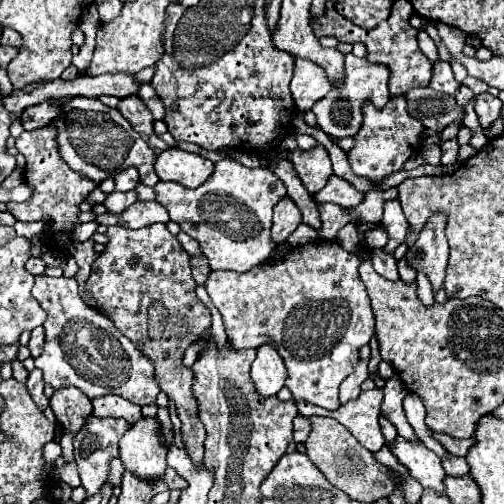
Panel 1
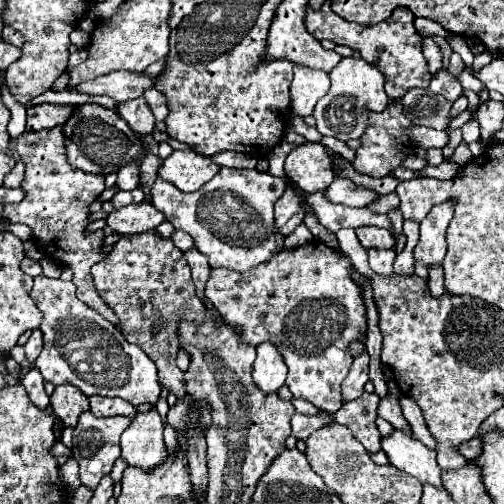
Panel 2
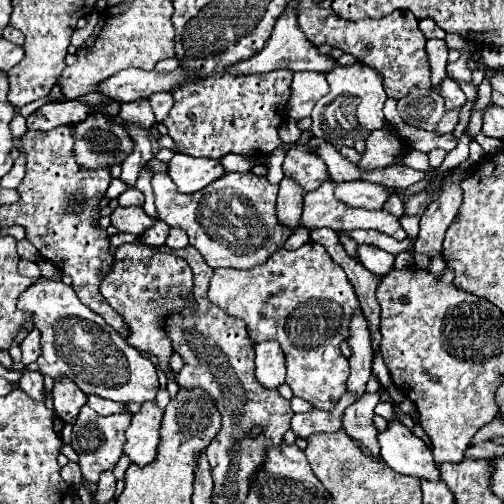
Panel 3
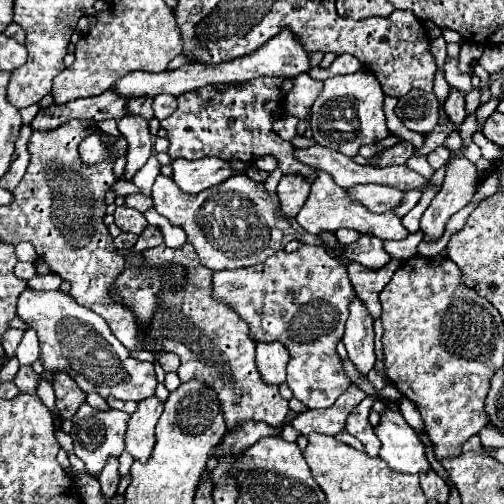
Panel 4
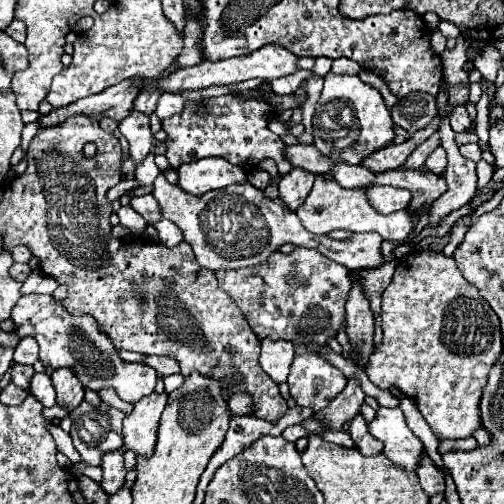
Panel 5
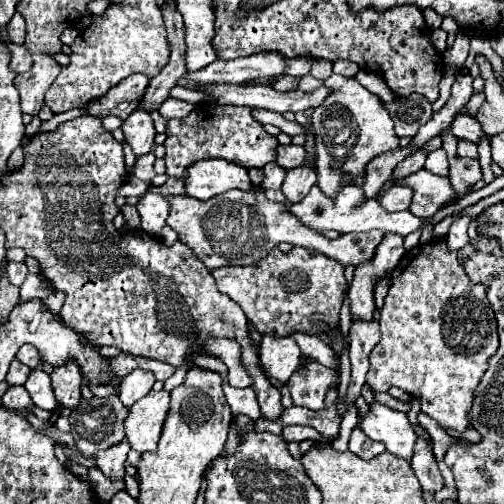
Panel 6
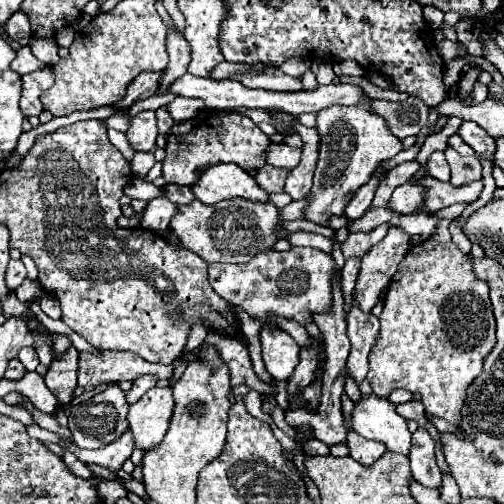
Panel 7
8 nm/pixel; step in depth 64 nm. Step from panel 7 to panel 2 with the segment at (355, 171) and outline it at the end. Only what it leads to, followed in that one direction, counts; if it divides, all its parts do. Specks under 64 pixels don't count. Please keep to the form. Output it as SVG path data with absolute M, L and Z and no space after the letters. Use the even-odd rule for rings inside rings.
M348 56L348 58L342 58L340 64L330 72L330 80L332 80L330 92L324 98L320 98L318 104L314 106L314 118L316 118L318 132L322 136L334 136L342 142L360 138L364 134L364 128L368 126L366 112L370 110L382 112L390 102L390 98L384 92L384 74L376 66L368 64L366 60Z

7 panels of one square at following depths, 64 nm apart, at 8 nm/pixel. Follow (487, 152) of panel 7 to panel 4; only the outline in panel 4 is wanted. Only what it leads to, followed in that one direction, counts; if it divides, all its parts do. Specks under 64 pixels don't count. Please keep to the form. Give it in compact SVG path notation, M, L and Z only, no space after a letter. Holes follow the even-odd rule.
M450 88L450 94L448 94L446 102L444 102L444 112L456 124L456 128L464 122L464 118L466 118L466 112L464 112L464 94L458 88Z

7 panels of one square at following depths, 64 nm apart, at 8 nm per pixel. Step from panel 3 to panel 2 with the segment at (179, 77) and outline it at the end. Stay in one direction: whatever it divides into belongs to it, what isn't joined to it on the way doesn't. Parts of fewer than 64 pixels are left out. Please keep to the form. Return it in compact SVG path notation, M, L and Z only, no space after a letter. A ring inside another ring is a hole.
M118 70L118 72L112 72L112 74L104 74L96 80L84 82L84 84L80 84L80 88L72 88L72 92L90 94L90 96L106 94L120 104L120 102L142 96L142 92L146 88L152 88L152 86L154 86L154 78L148 78L146 74Z

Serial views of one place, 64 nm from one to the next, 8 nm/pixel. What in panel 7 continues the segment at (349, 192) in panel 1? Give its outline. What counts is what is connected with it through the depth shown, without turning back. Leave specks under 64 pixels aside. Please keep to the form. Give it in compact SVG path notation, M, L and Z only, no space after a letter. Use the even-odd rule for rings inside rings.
M402 184L392 192L392 200L388 202L388 208L394 212L412 214L420 208L422 194L424 194L424 190L416 184Z

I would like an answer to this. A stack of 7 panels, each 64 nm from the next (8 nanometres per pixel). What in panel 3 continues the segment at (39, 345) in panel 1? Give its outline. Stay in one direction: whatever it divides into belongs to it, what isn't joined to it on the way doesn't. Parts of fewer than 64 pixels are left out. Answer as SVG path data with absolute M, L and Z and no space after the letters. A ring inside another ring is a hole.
M32 328L28 336L22 340L20 348L22 348L22 364L36 362L40 356L40 330Z

